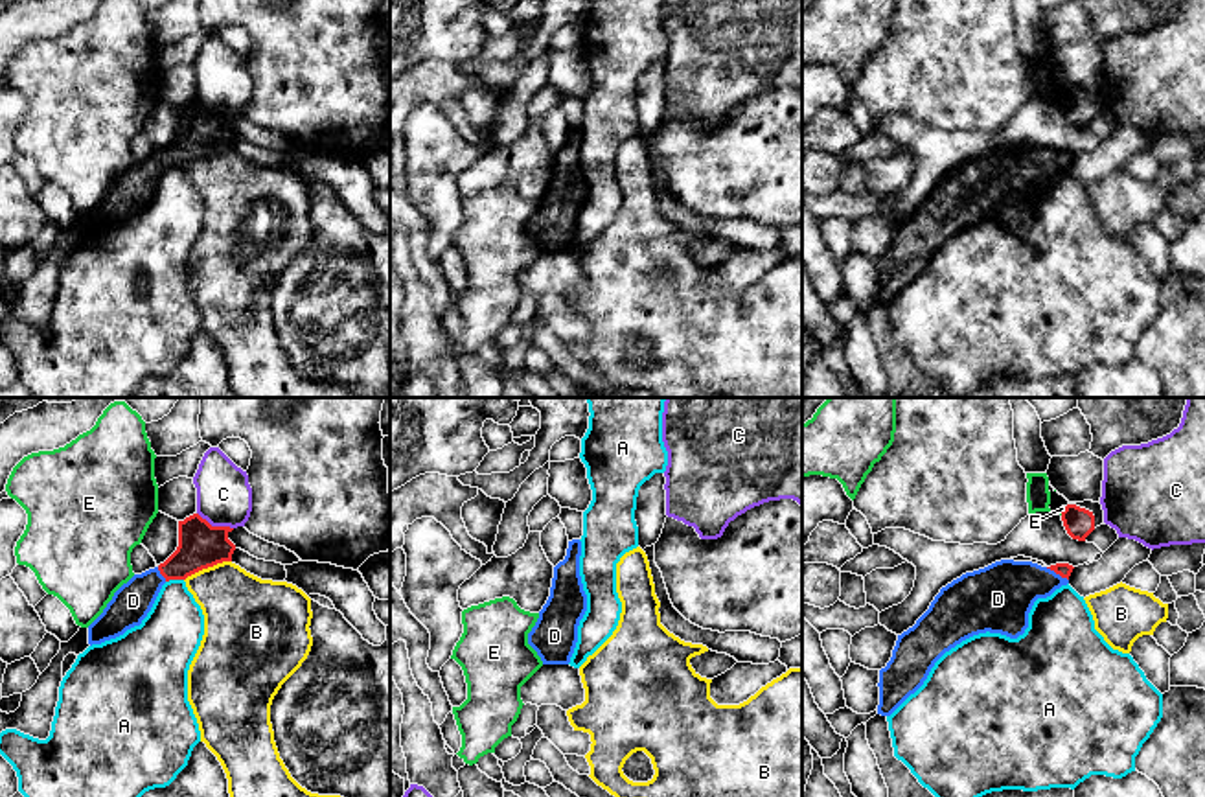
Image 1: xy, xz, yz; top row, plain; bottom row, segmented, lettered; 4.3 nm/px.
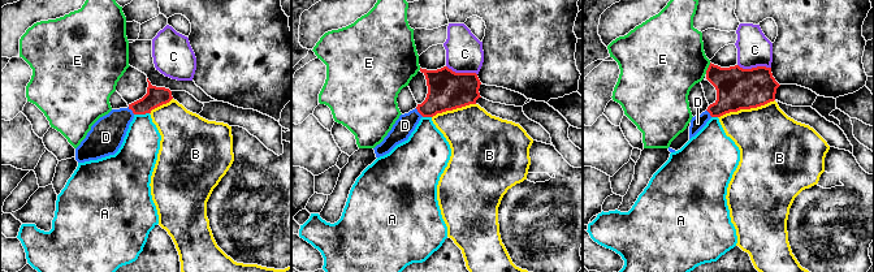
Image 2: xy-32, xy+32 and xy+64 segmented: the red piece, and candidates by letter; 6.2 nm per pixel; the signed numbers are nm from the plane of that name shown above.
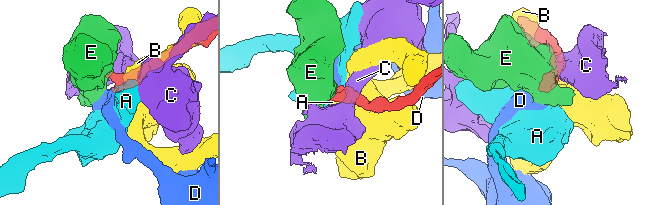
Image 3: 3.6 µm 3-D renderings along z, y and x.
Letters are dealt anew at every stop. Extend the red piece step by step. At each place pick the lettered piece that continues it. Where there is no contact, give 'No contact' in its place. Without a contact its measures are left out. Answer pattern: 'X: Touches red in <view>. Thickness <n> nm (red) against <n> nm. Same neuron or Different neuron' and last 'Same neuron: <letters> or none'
A: Touches red in xy. Thickness 200 nm (red) against 280 nm. Different neuron
B: Touches red in xy. Thickness 200 nm (red) against 340 nm. Different neuron
C: Touches red in xy. Thickness 200 nm (red) against 240 nm. Different neuron
D: Touches red in yz. Thickness 60 nm (red) against 280 nm. Same neuron
E: Touches red in yz. Thickness 130 nm (red) against 20 nm. Different neuron
Same neuron: D

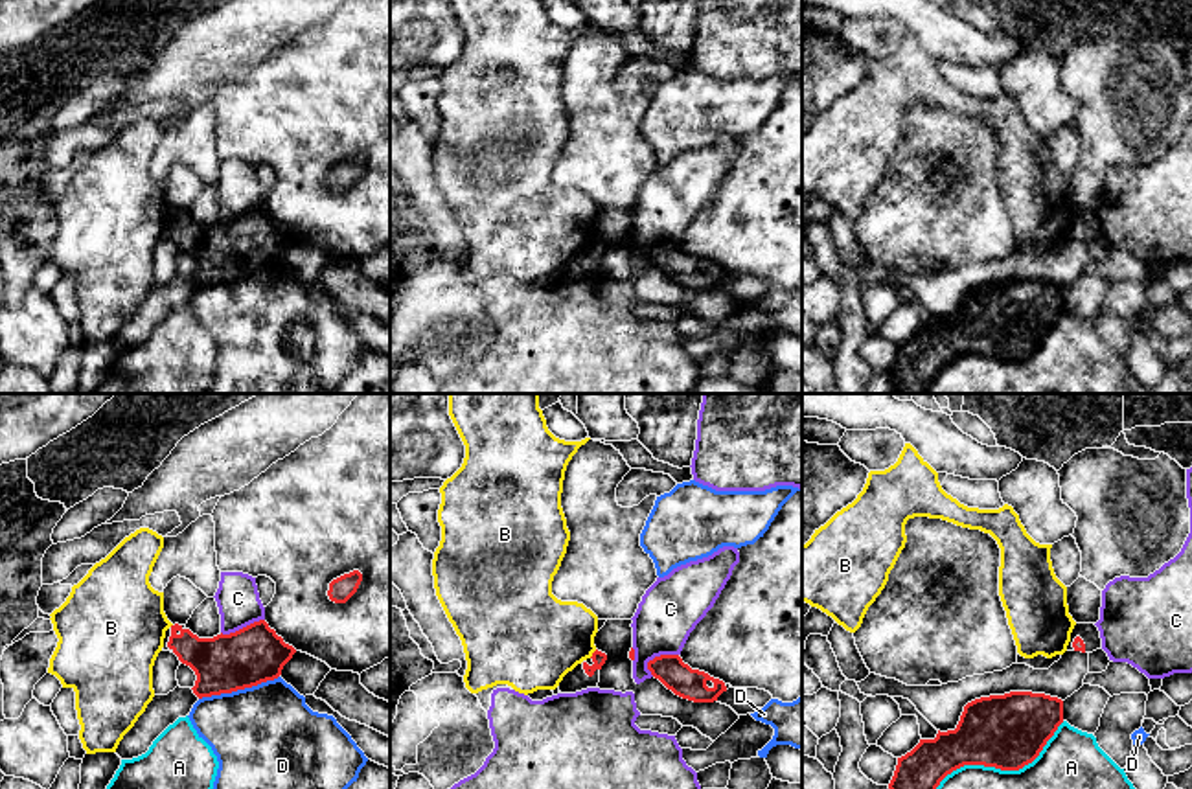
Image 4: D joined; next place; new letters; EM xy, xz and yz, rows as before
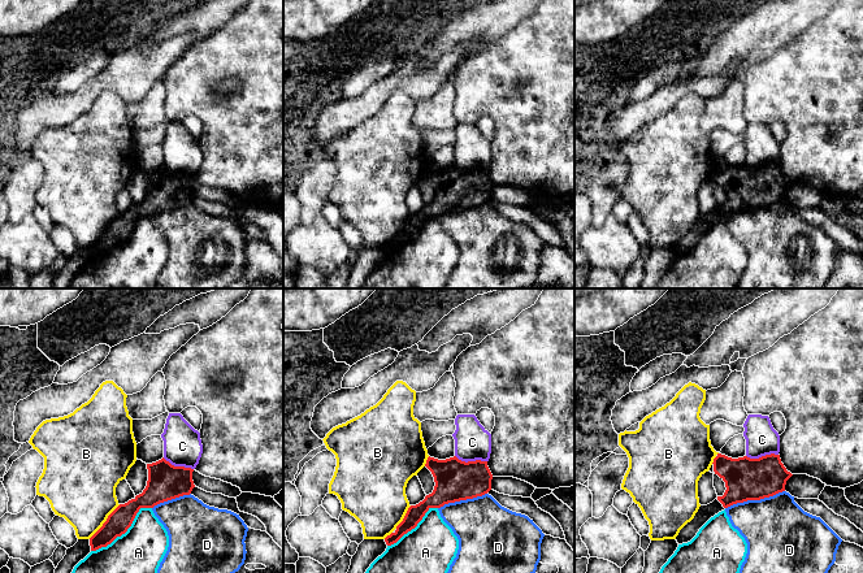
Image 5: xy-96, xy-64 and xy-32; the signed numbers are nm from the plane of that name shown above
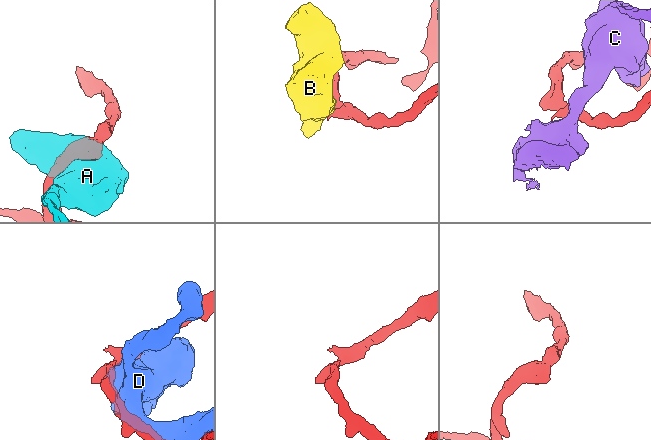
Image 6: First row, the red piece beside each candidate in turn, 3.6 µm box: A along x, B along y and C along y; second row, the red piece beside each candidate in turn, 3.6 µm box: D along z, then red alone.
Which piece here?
A: Touches red in yz. Thickness 320 nm (red) against 200 nm. Different neuron
B: Touches red in xz. Thickness 60 nm (red) against 400 nm. Different neuron
C: Touches red in xz. Thickness 140 nm (red) against 260 nm. Different neuron
D: Touches red in xy. Thickness 260 nm (red) against 460 nm. Different neuron
Same neuron: none

